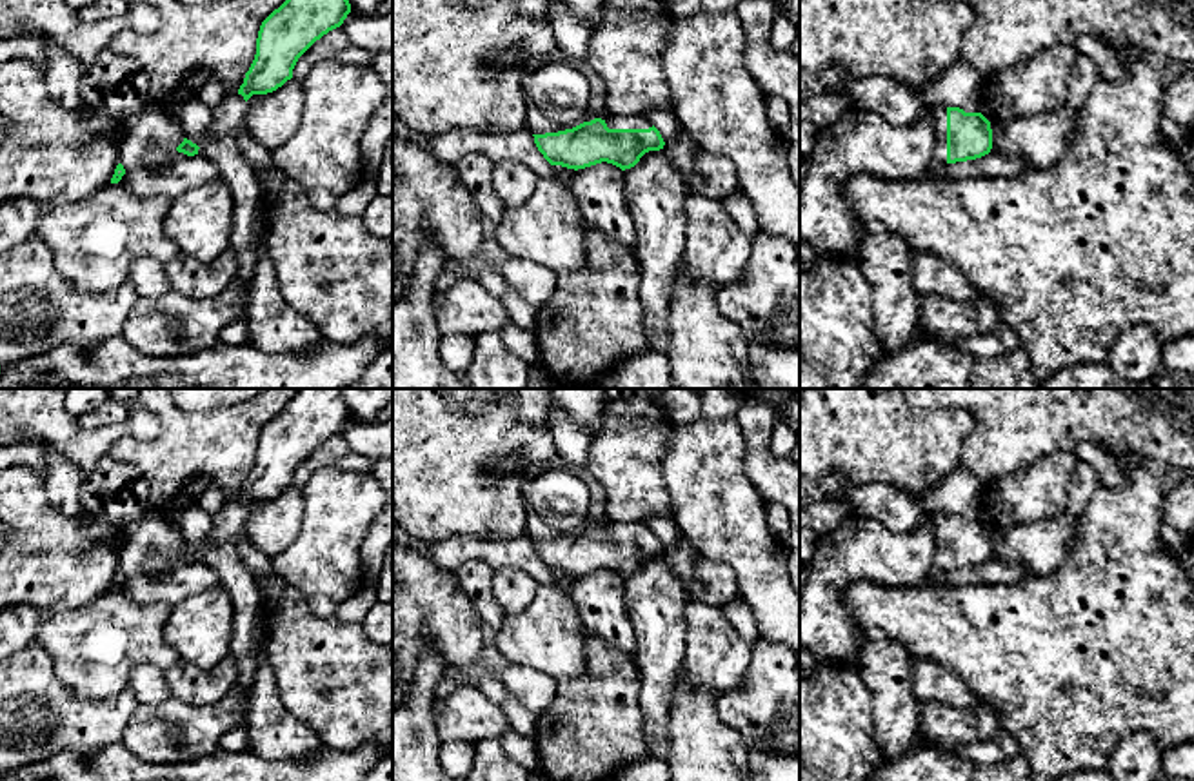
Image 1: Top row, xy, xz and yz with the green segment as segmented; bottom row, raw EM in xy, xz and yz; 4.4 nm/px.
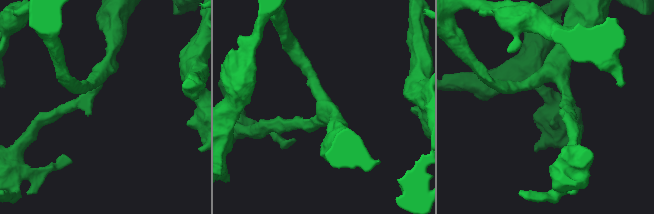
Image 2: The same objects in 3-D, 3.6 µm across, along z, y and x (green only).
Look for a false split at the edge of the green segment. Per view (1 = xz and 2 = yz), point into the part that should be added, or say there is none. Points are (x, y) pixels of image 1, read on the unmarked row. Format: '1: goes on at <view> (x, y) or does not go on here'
1: goes on at xz (638, 527)
2: goes on at yz (938, 520)

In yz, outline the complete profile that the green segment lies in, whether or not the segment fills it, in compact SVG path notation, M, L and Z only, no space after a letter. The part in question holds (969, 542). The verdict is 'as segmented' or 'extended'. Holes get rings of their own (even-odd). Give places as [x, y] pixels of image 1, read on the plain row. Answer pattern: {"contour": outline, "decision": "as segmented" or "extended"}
{"contour": "M936 512L929 516L936 552L929 579L947 570L976 567L990 559L992 536L981 519L965 519L960 514Z", "decision": "extended"}

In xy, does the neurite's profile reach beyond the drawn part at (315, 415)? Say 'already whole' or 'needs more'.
needs more

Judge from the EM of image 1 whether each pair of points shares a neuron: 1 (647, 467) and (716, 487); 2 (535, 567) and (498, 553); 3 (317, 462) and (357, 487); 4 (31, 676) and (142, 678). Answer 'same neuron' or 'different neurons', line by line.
1: different neurons
2: same neuron
3: different neurons
4: different neurons

